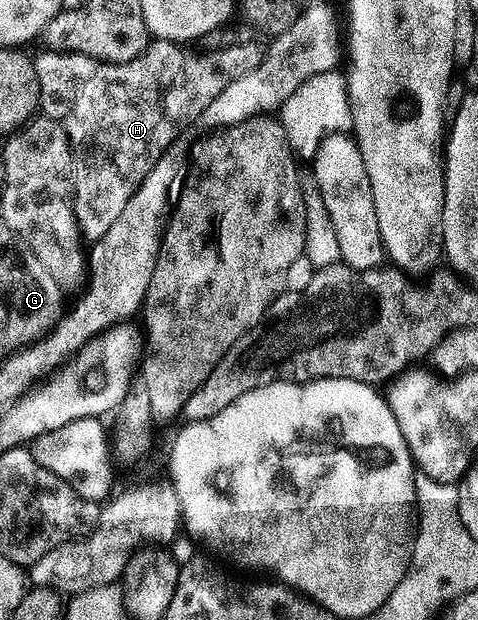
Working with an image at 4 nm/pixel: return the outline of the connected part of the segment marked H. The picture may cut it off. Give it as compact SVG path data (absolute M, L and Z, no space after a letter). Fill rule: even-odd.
M155 39L148 42L145 50L133 57L133 61L124 63L103 63L88 55L46 49L34 56L42 114L48 119L57 120L71 141L73 197L83 206L78 218L84 232L102 232L104 221L114 219L121 209L125 209L125 201L133 197L133 193L145 181L149 169L157 165L159 158L191 122L194 124L199 120L201 113L205 113L205 105L209 105L209 101L213 101L213 97L217 97L217 93L221 93L229 81L237 81L237 77L249 73L249 69L259 64L264 48L258 47L257 43L252 41L220 51L200 53L198 50L187 51L191 49L184 49L167 39Z

